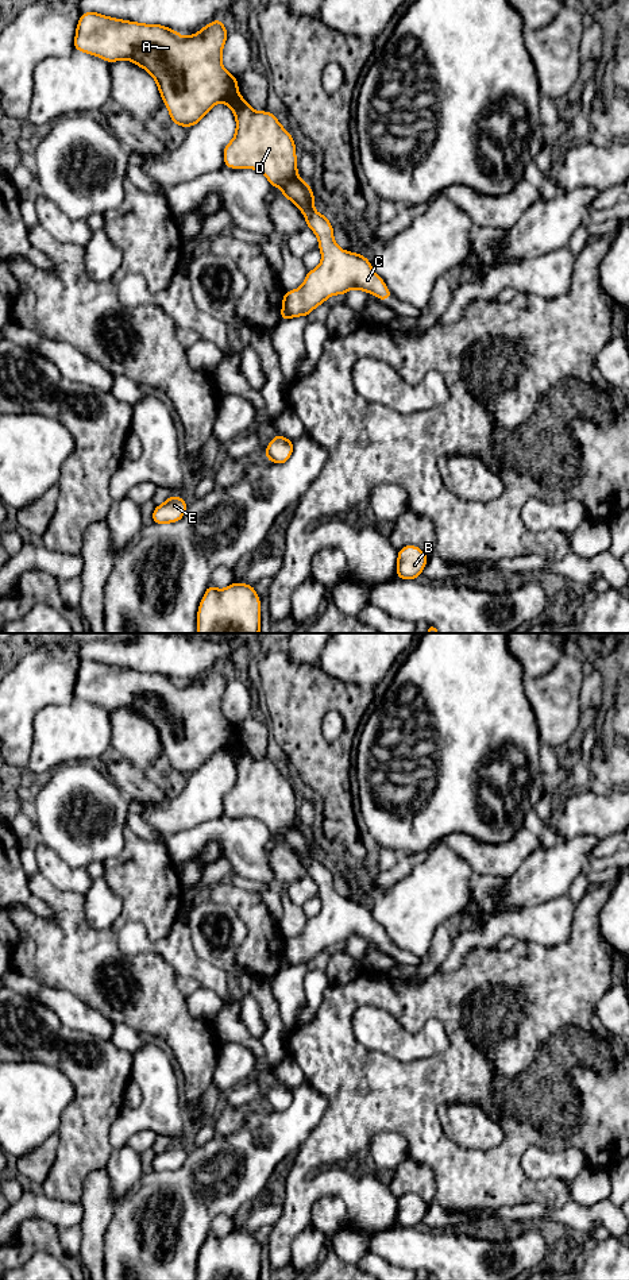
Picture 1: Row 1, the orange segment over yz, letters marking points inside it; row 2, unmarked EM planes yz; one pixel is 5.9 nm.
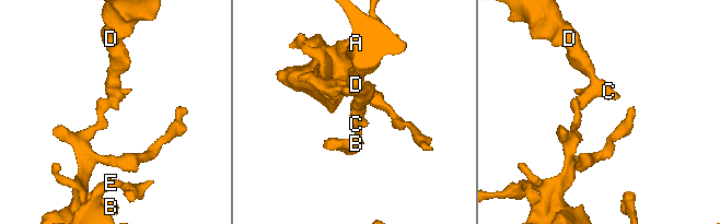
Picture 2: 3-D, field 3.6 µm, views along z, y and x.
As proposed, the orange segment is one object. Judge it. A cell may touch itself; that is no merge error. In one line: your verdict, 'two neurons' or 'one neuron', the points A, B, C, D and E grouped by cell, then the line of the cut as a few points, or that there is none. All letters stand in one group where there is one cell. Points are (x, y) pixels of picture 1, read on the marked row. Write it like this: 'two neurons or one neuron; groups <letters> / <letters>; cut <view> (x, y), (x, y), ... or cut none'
two neurons; groups A C D / B E; cut yz (282, 300), (290, 316)

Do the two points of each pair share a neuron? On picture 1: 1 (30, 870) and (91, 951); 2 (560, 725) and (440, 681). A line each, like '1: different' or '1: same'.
1: different
2: different

